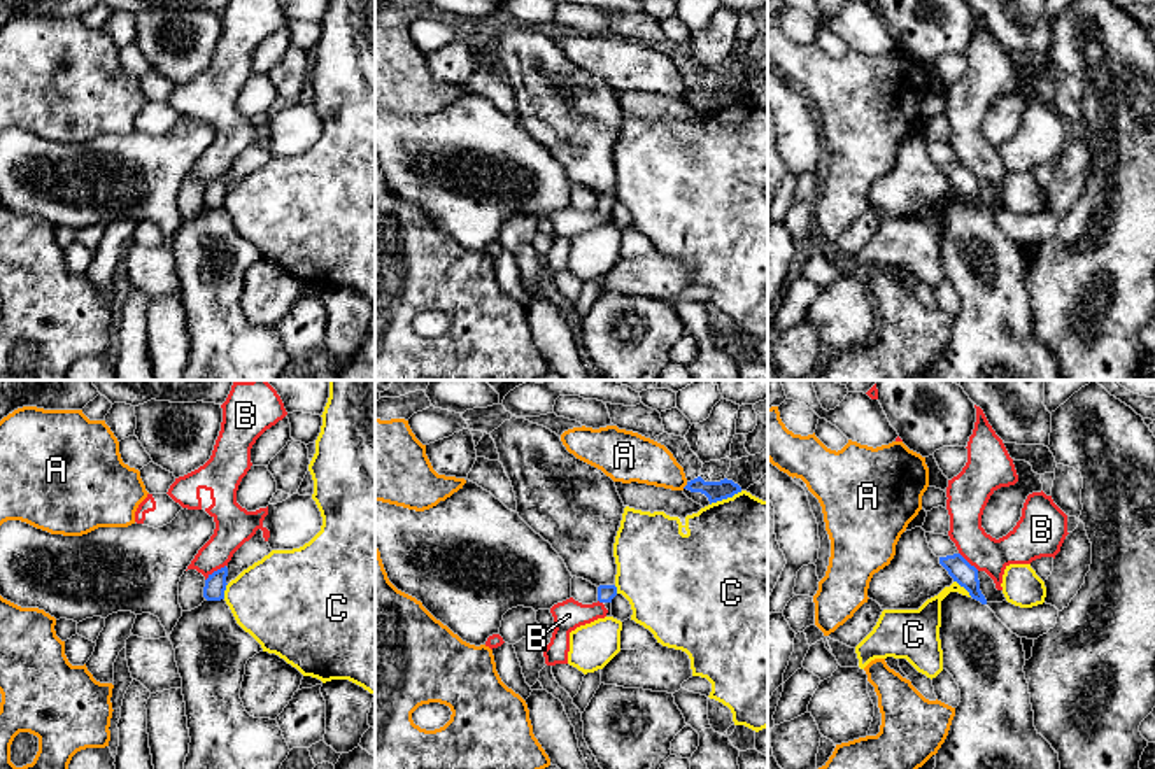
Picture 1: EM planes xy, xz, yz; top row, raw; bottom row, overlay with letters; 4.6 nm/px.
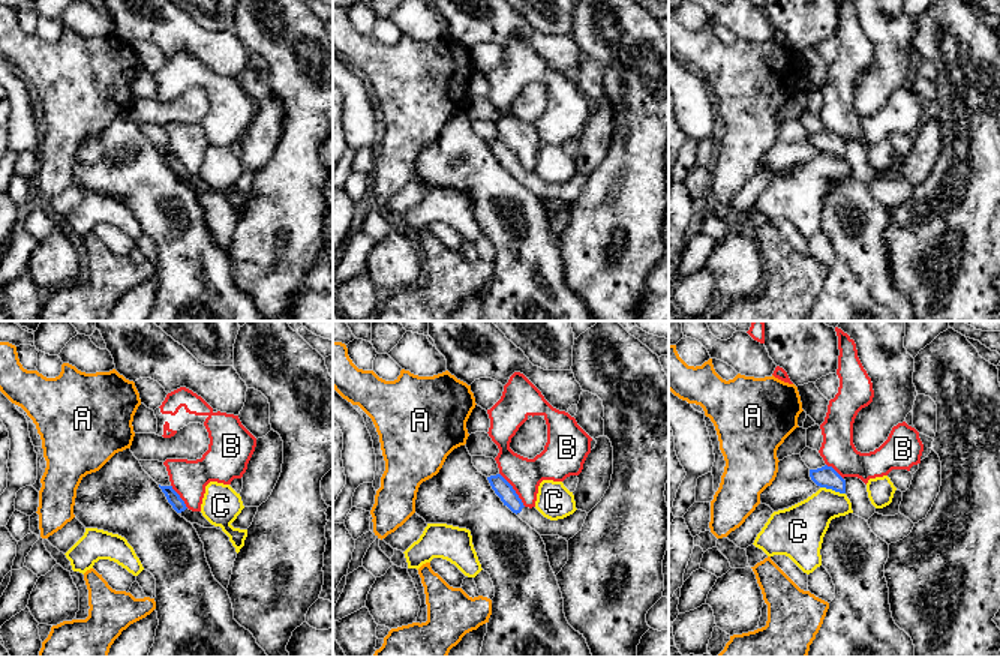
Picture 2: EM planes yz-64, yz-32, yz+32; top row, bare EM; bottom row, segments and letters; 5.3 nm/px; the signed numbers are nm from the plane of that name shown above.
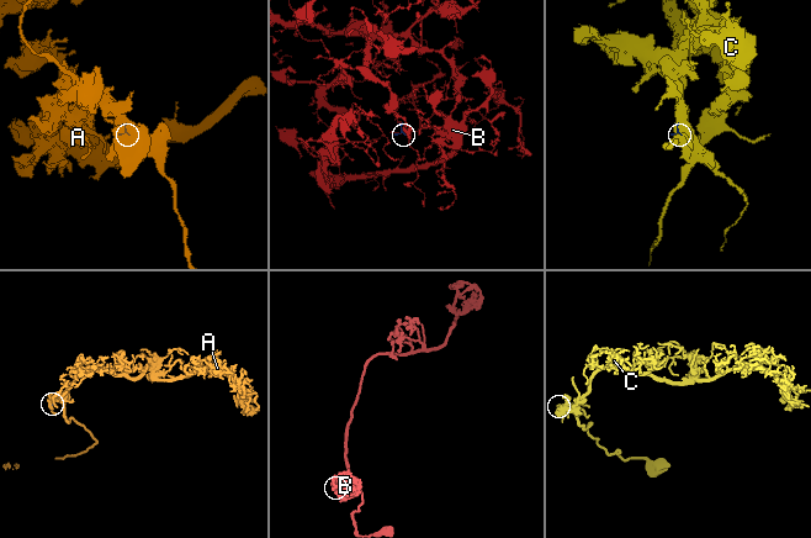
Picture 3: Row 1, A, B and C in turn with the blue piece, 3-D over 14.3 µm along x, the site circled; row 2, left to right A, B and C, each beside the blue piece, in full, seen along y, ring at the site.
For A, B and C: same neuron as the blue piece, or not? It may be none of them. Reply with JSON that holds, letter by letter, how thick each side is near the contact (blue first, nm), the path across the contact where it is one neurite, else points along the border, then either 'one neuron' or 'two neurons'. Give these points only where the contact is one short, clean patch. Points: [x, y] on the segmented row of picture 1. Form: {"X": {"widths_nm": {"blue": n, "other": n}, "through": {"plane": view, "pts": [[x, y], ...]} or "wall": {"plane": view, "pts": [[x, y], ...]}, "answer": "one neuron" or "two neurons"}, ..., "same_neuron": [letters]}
{"A": {"widths_nm": {"blue": 100, "other": 220}, "answer": "two neurons"}, "B": {"widths_nm": {"blue": 100, "other": 180}, "answer": "two neurons"}, "C": {"widths_nm": {"blue": 100, "other": 500}, "answer": "two neurons"}, "same_neuron": []}

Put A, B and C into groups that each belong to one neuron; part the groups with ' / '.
A / B / C

